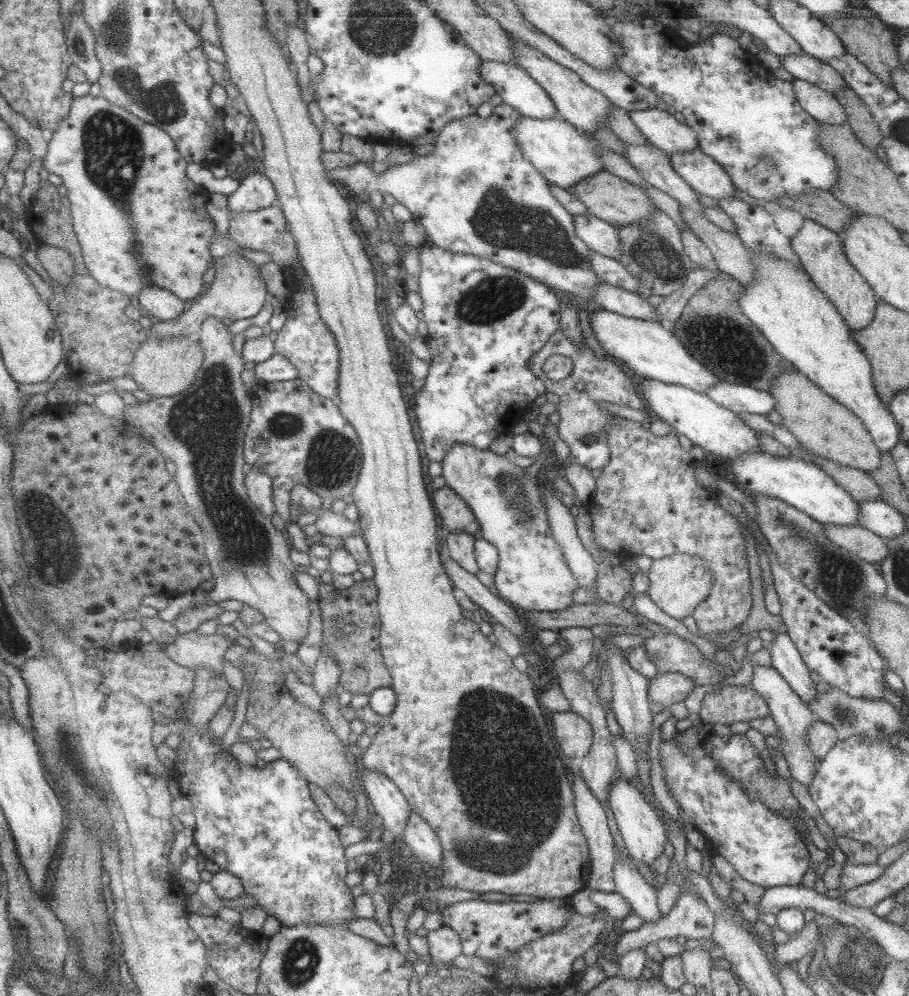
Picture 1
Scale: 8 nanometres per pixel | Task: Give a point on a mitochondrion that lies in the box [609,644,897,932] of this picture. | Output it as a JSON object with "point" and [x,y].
{"point":[845,714]}

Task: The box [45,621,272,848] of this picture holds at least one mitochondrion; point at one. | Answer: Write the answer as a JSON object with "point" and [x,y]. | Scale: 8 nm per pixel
{"point":[68,754]}

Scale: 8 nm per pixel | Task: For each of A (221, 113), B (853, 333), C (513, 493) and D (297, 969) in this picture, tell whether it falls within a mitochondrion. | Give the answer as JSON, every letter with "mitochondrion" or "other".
{"A":"other","B":"other","C":"mitochondrion","D":"mitochondrion"}

